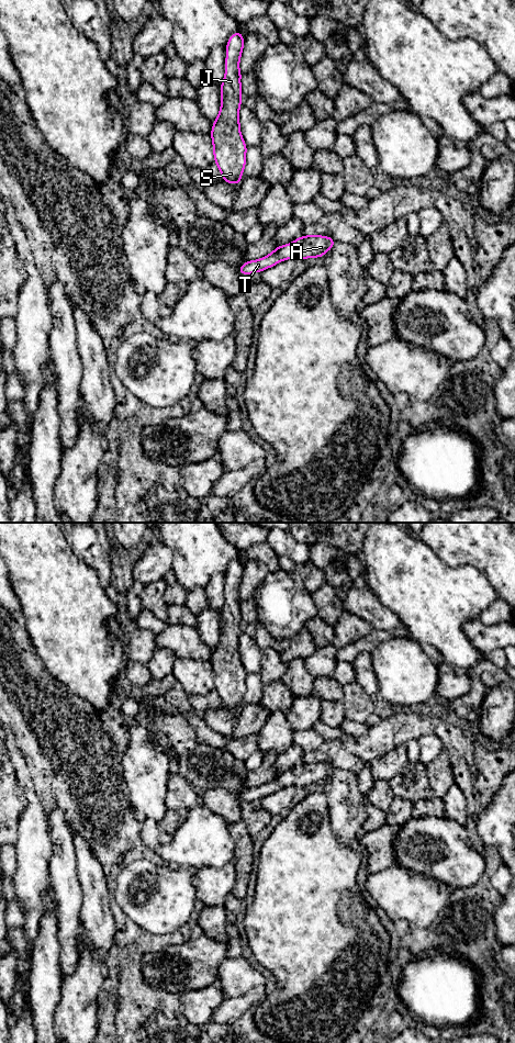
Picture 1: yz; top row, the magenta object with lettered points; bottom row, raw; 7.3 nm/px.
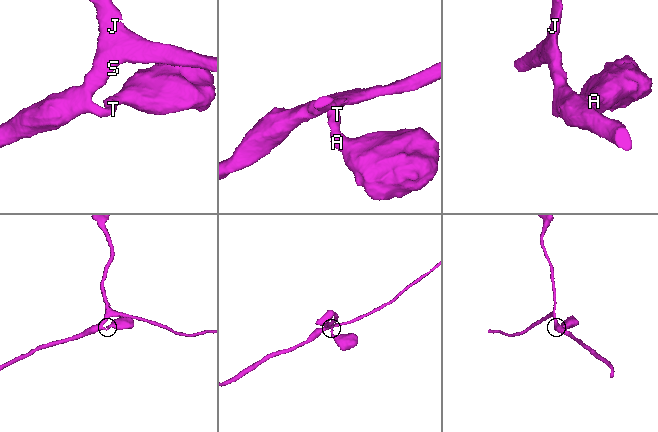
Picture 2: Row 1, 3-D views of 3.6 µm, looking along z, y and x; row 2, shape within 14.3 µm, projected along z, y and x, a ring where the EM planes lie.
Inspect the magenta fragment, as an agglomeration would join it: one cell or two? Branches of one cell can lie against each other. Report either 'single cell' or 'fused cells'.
single cell

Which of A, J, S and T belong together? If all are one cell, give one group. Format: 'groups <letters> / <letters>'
groups A J S T

